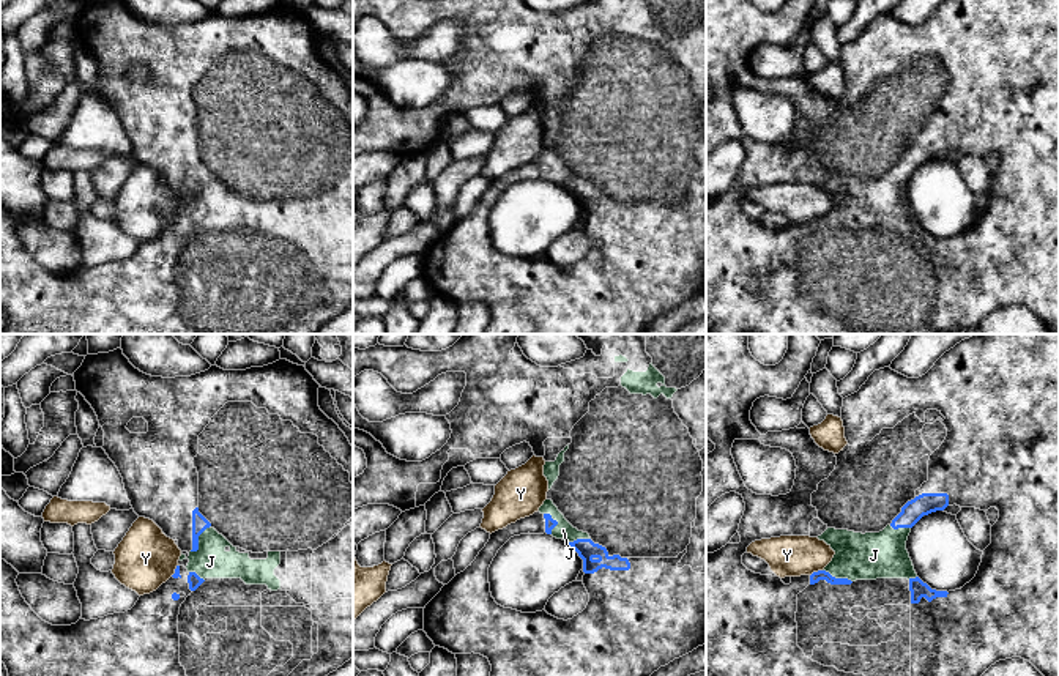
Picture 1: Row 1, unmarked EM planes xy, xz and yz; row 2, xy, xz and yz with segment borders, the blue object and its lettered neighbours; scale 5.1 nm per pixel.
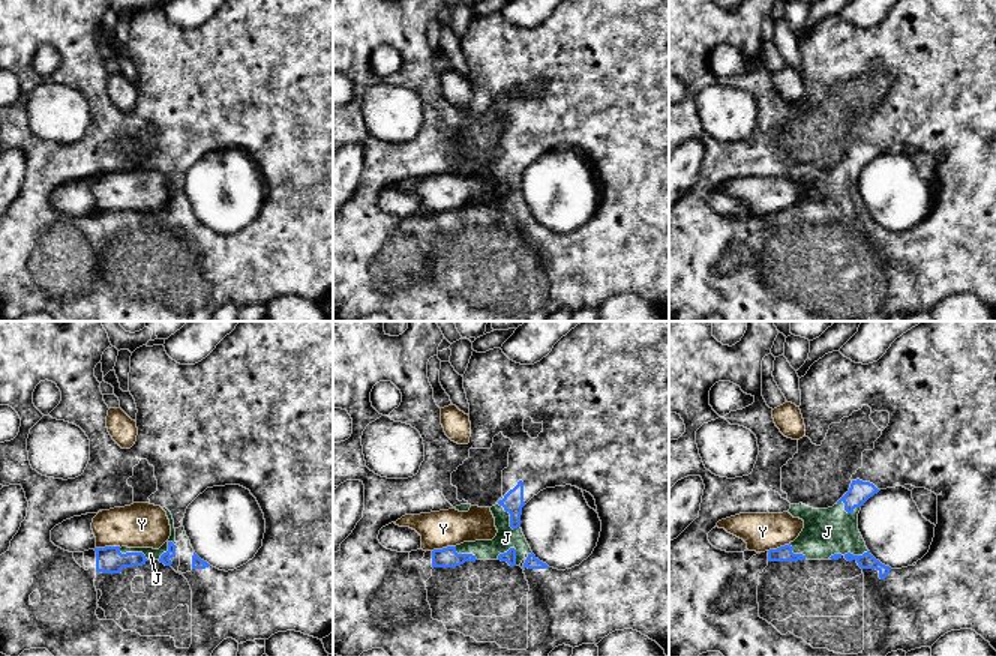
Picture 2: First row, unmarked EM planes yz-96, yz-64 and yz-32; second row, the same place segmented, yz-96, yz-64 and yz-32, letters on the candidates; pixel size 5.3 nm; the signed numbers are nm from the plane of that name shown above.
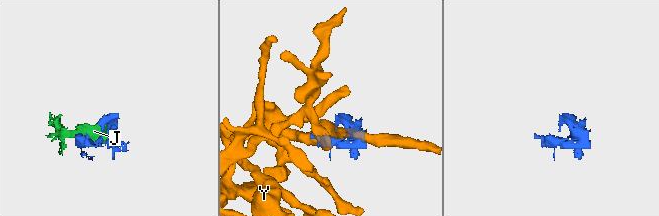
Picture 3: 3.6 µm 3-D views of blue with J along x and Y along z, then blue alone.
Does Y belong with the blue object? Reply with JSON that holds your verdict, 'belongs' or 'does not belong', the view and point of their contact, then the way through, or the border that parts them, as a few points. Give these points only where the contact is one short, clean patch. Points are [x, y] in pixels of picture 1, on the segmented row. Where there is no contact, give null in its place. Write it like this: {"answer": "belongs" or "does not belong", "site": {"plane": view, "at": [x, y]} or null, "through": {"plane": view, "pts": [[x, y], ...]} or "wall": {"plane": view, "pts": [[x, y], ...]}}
{"answer": "does not belong", "site": {"plane": "yz", "at": [815, 572]}}

